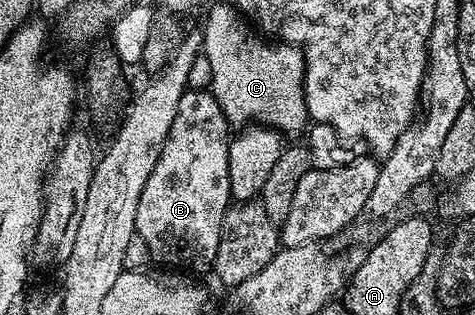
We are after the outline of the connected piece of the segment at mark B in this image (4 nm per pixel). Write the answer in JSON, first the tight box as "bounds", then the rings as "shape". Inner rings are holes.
{"bounds":[134,90,232,274],"shape":[[[188,90],[180,98],[176,118],[162,144],[160,158],[156,158],[156,166],[152,166],[152,172],[148,174],[148,182],[144,182],[144,192],[140,194],[140,206],[136,206],[134,231],[144,238],[155,265],[186,274],[209,273],[213,269],[226,209],[232,204],[228,186],[228,146],[231,139],[231,125],[227,124],[224,110],[220,110],[220,102],[216,102],[213,92]]]}

